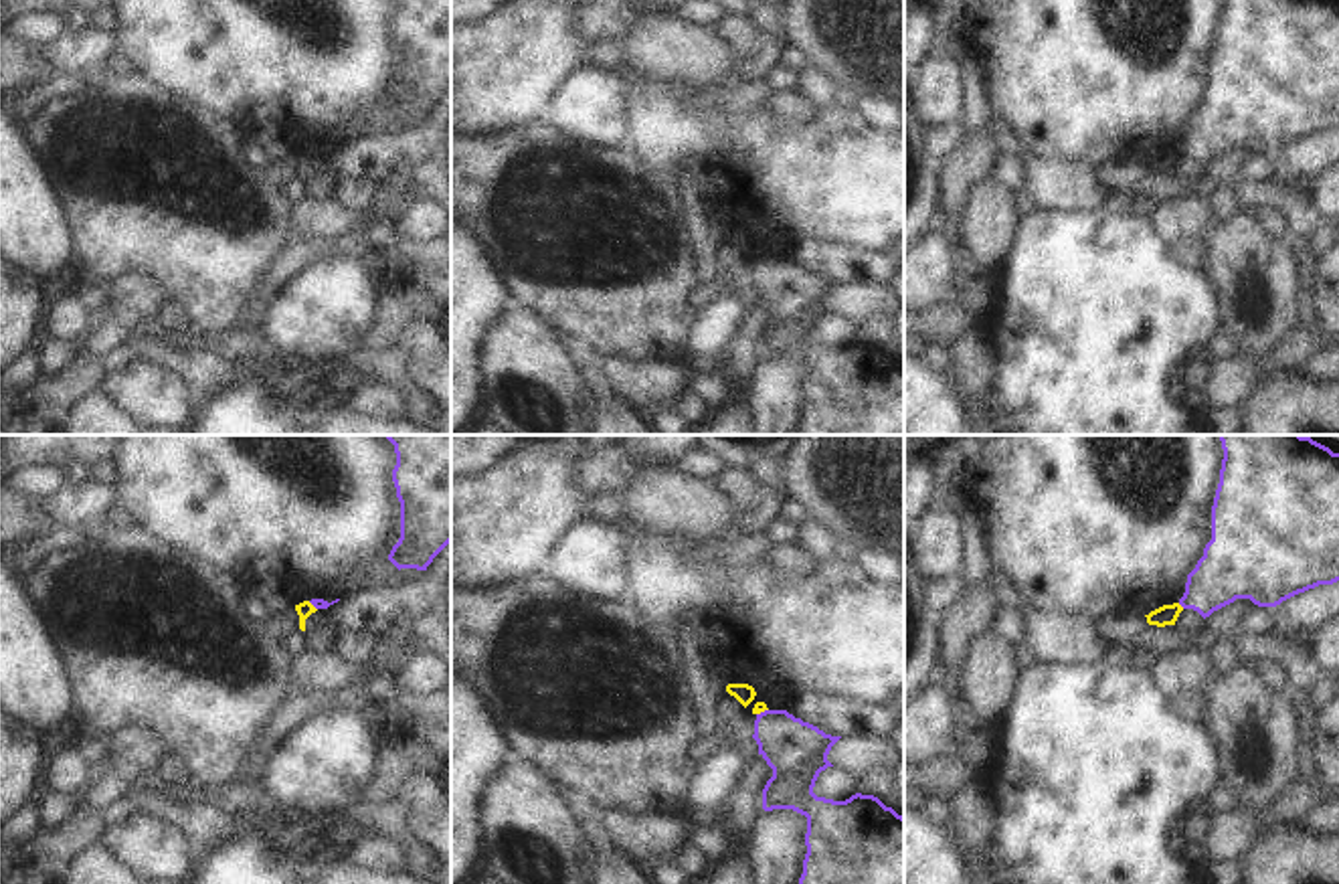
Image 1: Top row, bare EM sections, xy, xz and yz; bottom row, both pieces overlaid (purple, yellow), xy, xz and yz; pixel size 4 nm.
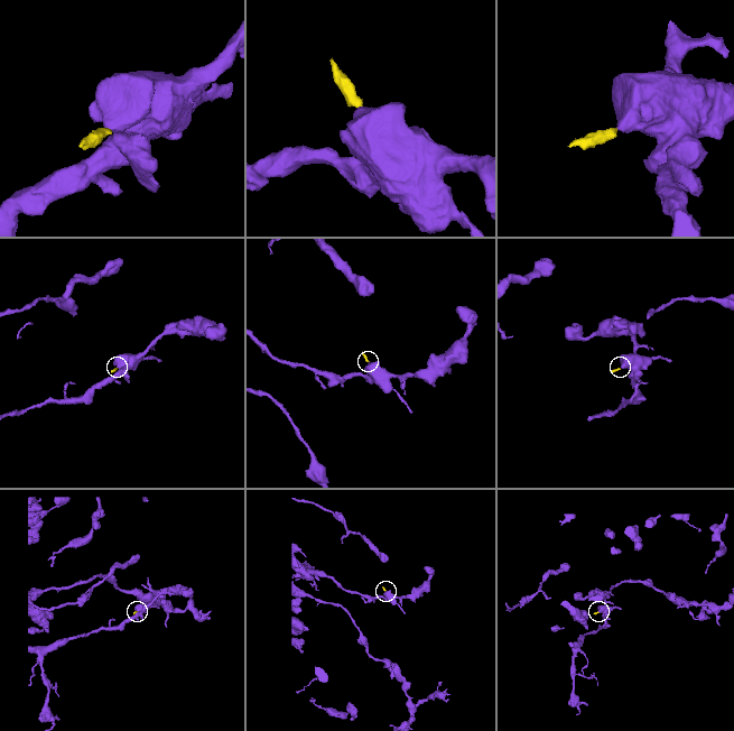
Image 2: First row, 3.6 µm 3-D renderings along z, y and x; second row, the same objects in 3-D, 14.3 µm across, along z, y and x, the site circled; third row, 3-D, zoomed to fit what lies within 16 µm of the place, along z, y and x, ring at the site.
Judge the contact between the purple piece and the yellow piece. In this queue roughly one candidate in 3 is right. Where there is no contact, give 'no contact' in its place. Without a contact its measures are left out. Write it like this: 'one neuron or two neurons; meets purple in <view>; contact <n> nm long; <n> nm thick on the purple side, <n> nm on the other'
two neurons; meets purple in yz; contact 40 nm long; 240 nm thick on the purple side, 80 nm on the other

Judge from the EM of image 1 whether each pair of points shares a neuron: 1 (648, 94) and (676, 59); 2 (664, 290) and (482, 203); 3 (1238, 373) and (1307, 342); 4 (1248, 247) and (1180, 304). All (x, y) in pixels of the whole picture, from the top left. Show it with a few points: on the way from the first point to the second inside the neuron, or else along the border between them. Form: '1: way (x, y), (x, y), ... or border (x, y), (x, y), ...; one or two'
1: border (640, 73), (708, 83); two
2: way (619, 272), (579, 272), (526, 221); one
3: way (1255, 369), (1271, 365), (1291, 350); one
4: border (1198, 270), (1214, 296), (1220, 324); two

